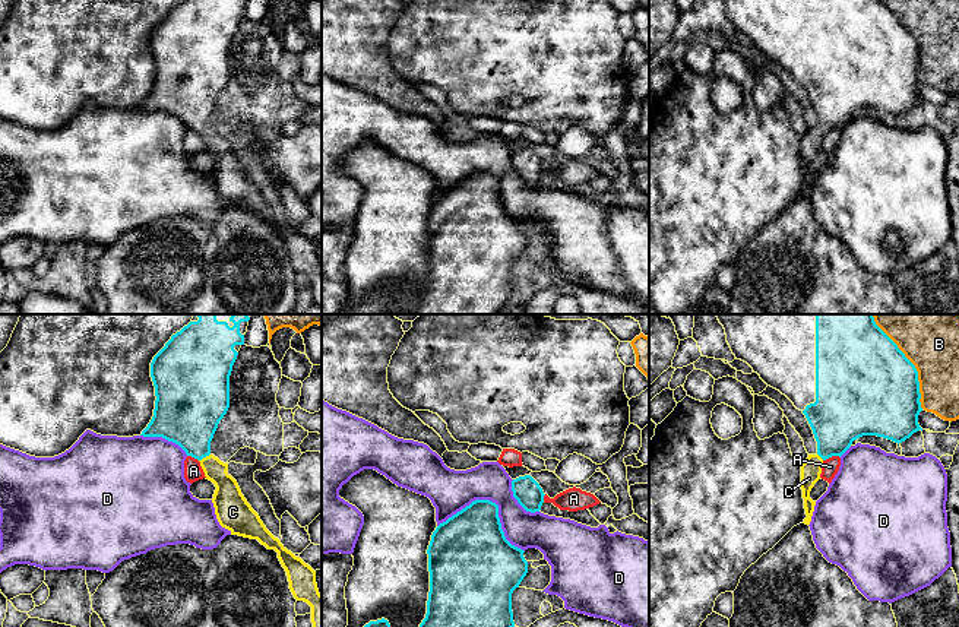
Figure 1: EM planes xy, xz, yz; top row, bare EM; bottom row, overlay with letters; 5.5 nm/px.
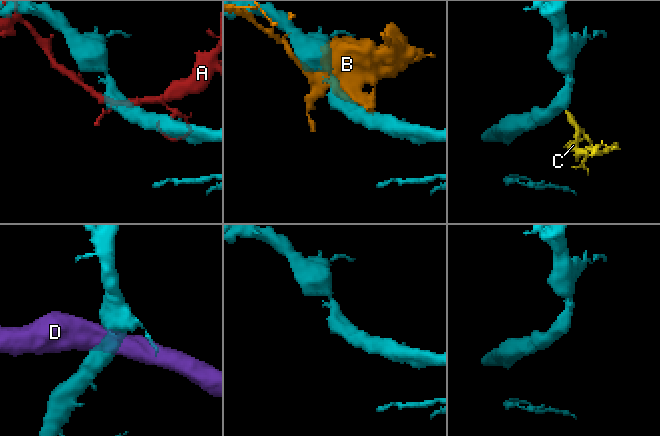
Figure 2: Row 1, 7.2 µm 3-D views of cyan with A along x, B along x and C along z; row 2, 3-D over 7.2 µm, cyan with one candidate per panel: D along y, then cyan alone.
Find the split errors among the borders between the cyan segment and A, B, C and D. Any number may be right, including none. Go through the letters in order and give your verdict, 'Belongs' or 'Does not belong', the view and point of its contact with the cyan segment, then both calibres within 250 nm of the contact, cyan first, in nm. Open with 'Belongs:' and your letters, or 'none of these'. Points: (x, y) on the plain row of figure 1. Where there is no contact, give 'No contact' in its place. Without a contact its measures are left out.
Belongs: C
A: Does not belong. Touches cyan at yz (831, 129). Thickness 320 nm (cyan) against 90 nm
B: Does not belong. Touches cyan at yz (915, 41). Thickness 480 nm (cyan) against 280 nm
C: Belongs. Touches cyan at xy (203, 129). Thickness 360 nm (cyan) against 140 nm
D: Does not belong. Touches cyan at xz (491, 174). Thickness 360 nm (cyan) against 240 nm

